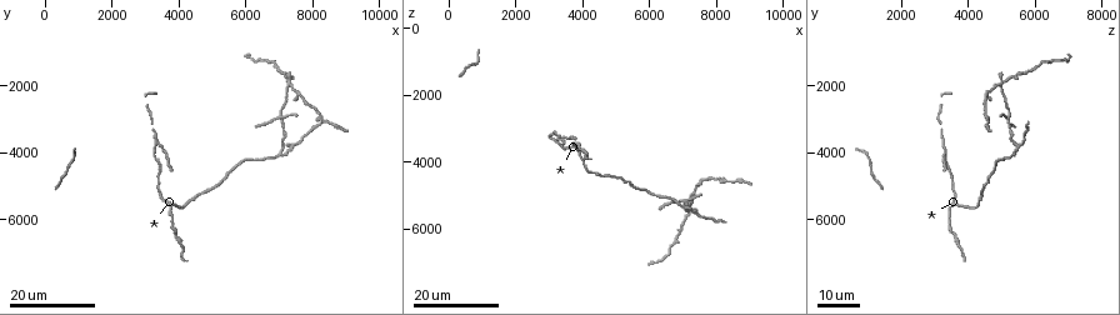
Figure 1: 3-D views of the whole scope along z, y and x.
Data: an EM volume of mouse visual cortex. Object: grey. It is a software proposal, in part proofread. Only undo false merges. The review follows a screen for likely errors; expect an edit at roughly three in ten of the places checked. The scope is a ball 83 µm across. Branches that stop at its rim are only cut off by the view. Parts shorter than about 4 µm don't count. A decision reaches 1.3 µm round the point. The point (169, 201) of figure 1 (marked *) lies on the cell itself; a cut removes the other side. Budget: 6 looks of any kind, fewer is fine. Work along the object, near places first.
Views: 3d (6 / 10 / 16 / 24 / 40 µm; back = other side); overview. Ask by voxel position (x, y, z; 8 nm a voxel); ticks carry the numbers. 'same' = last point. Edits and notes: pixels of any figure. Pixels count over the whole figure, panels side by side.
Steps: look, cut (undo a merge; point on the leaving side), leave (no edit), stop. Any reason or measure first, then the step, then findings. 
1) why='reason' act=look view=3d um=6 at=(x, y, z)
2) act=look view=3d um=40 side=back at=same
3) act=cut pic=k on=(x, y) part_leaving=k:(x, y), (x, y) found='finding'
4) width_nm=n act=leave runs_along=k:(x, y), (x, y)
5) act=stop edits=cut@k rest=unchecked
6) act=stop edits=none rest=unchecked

why='sudden change in width' act=look view=3d um=16 at=(5800, 4300, 4900)

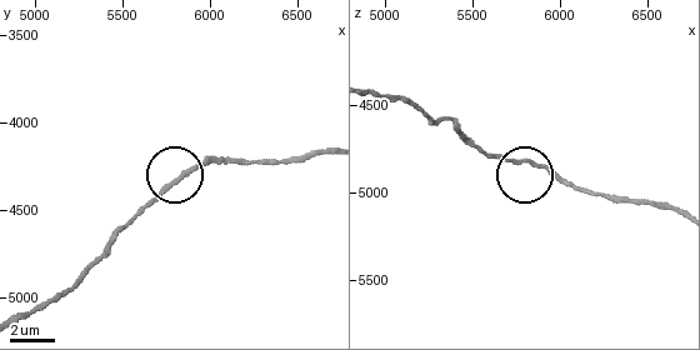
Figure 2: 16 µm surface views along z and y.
act=look view=3d um=10 at=(5860, 4320, 4840)

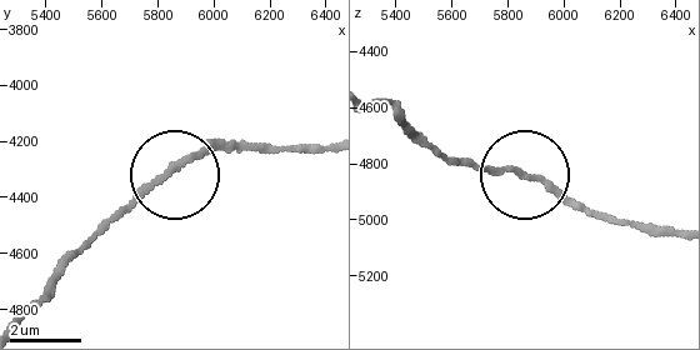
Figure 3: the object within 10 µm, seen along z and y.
act=leave found='continuous, no second cell'

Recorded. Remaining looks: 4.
act=look view=3d um=24 at=(7100, 4000, 5300)

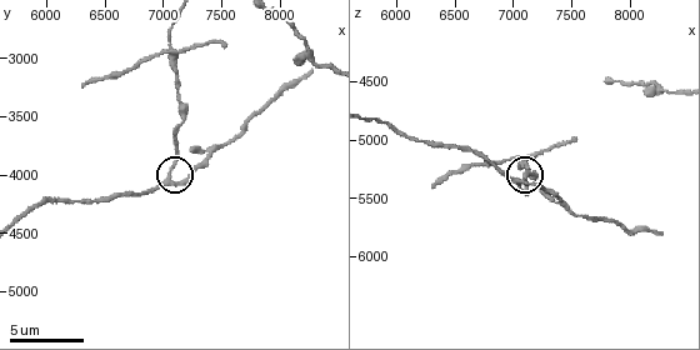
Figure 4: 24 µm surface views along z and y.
act=look view=3d um=6 at=(7040, 4080, 5380)

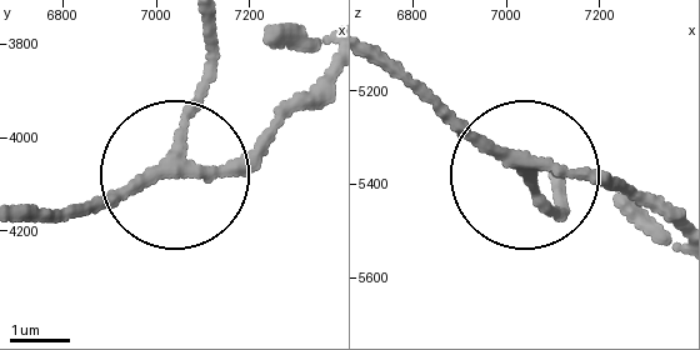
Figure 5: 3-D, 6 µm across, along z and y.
width_nm=200 act=leave runs_along=5:(374, 48), (508, 153), (668, 208) found='one cell here'

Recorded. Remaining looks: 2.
why='looks like a crossing' act=look view=3d um=24 at=(7100, 2900, 5200)

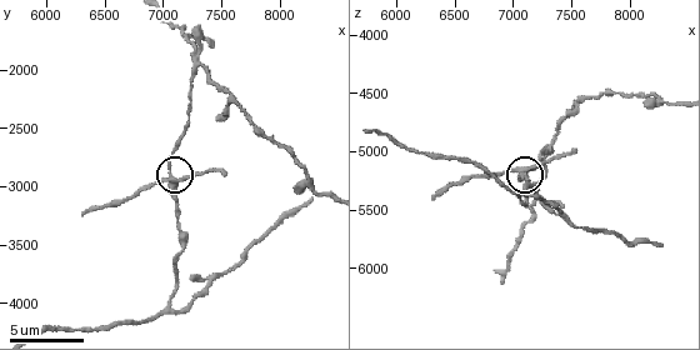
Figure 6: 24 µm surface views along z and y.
act=look view=3d um=6 at=same

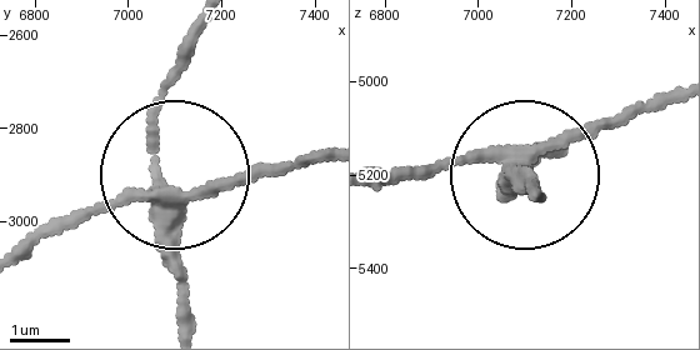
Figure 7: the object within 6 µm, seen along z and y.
side_arm_um=7 act=cut pic=7 on=(81, 211) part_leaving=7:(170, 200), (115, 200), (25, 235) found='two cells meet here'

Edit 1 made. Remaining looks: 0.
act=stop edits=cut@7 rest=unchecked

